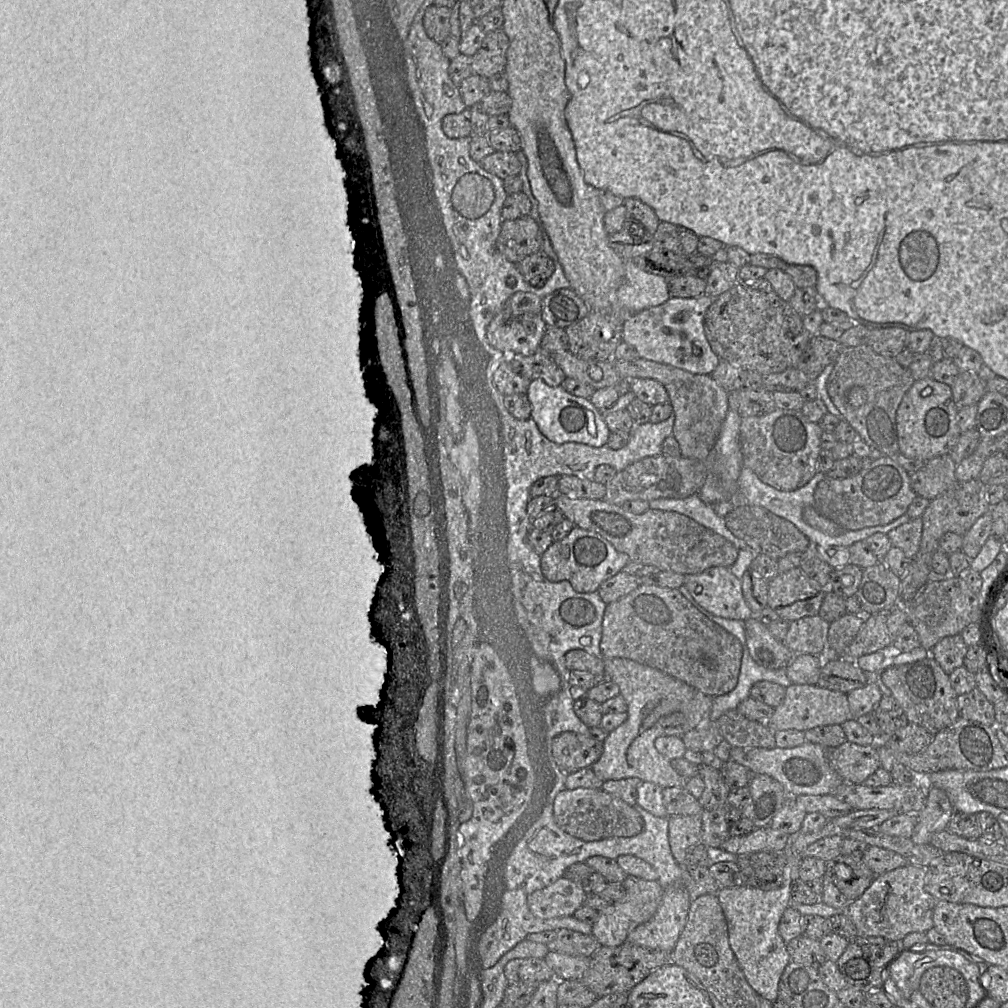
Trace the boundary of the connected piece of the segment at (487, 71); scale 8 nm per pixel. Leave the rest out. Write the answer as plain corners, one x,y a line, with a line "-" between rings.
503,29
485,34
478,51
472,56
472,74
485,78
504,72
509,40

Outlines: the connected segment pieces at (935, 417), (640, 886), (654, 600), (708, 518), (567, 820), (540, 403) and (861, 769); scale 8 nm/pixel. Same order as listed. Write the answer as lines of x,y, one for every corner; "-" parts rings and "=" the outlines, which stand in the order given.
931,376
915,380
903,396
896,414
899,451
906,457
923,461
949,454
961,435
958,411
951,386
=
627,875
622,884
626,890
625,896
598,911
597,920
592,925
592,935
601,946
617,947
627,942
629,932
638,925
648,922
655,915
662,900
664,889
657,880
648,881
=
645,584
606,605
600,651
602,658
636,661
711,697
736,686
743,656
740,641
697,610
678,589
=
699,494
684,499
652,500
649,502
649,507
685,515
728,540
737,550
747,548
745,542
735,537
726,527
725,517
719,516
713,505
703,502
=
593,788
561,790
554,800
554,820
560,829
583,841
633,837
644,829
644,820
634,806
602,789
=
541,379
530,380
526,396
531,405
532,418
541,434
554,443
577,442
592,447
607,444
610,431
604,417
589,399
568,393
561,385
548,386
=
846,740
827,751
833,768
843,782
863,784
881,766
875,745
862,746

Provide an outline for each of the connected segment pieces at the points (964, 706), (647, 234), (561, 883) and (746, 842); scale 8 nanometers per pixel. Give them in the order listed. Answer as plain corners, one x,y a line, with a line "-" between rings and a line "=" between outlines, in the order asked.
978,688
957,696
959,716
985,725
995,725
994,704
=
624,198
625,229
637,242
653,240
660,220
655,211
637,198
=
561,877
527,898
530,912
540,919
573,916
584,905
586,892
575,882
=
772,827
755,828
750,833
729,836
721,845
721,849
740,856
759,851
784,851
791,835

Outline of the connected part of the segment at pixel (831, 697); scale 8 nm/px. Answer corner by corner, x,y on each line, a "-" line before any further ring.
792,683
786,687
784,699
774,708
767,726
772,731
793,729
805,732
818,726
842,725
851,718
847,694
826,689
819,685

